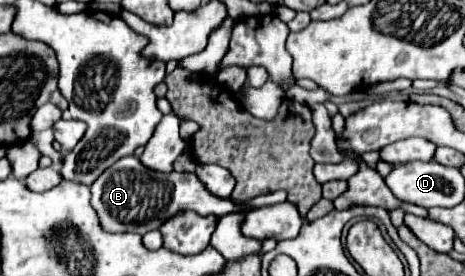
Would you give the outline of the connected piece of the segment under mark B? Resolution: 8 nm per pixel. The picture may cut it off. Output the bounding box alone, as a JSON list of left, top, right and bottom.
[91,155,287,235]

